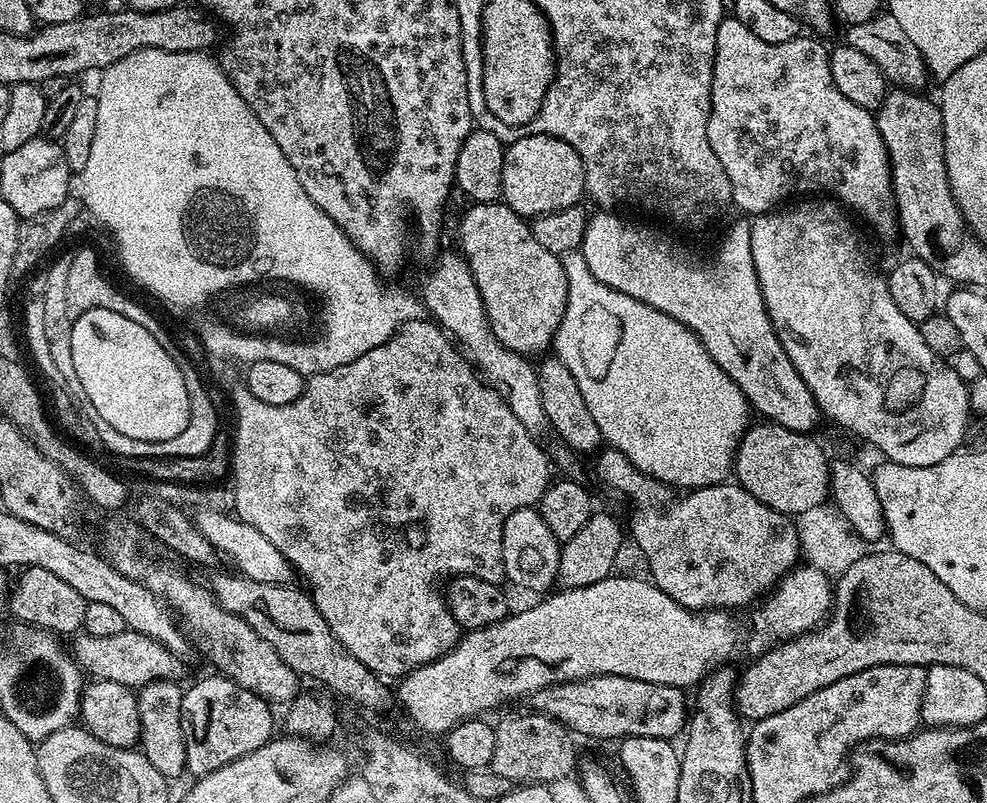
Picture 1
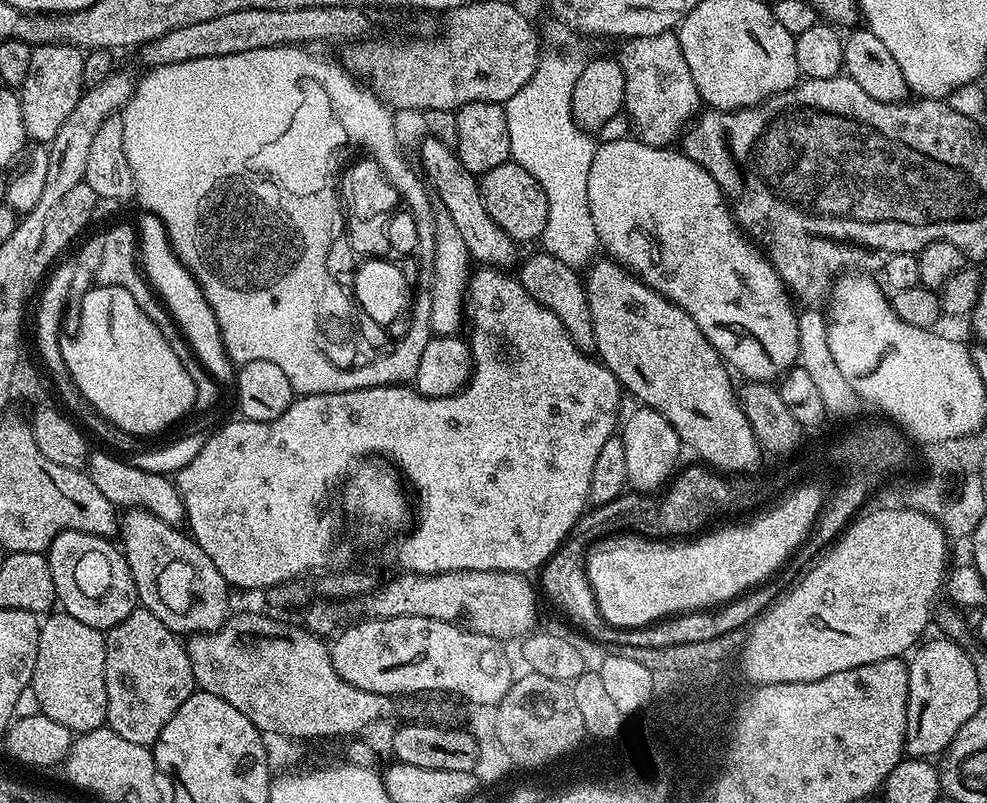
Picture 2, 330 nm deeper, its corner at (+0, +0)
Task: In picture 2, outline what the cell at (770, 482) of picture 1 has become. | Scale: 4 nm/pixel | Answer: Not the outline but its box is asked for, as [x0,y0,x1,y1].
[584,258,762,474]

